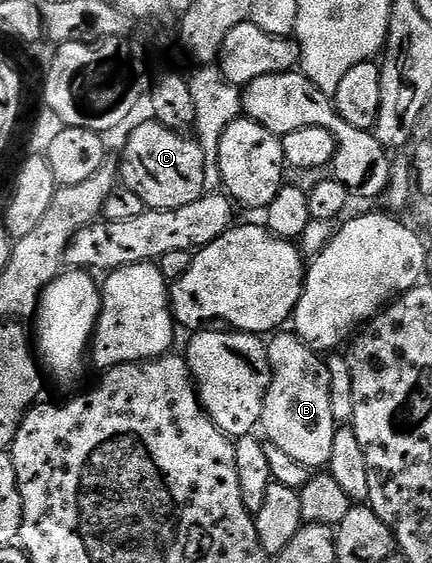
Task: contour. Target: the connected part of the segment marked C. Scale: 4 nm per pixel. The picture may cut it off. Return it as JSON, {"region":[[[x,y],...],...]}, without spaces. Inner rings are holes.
{"region":[[[156,120],[142,122],[126,138],[120,161],[120,182],[140,196],[146,208],[171,210],[200,200],[204,188],[204,152],[193,137],[170,130]],[[190,137],[190,138],[186,138]]]}

